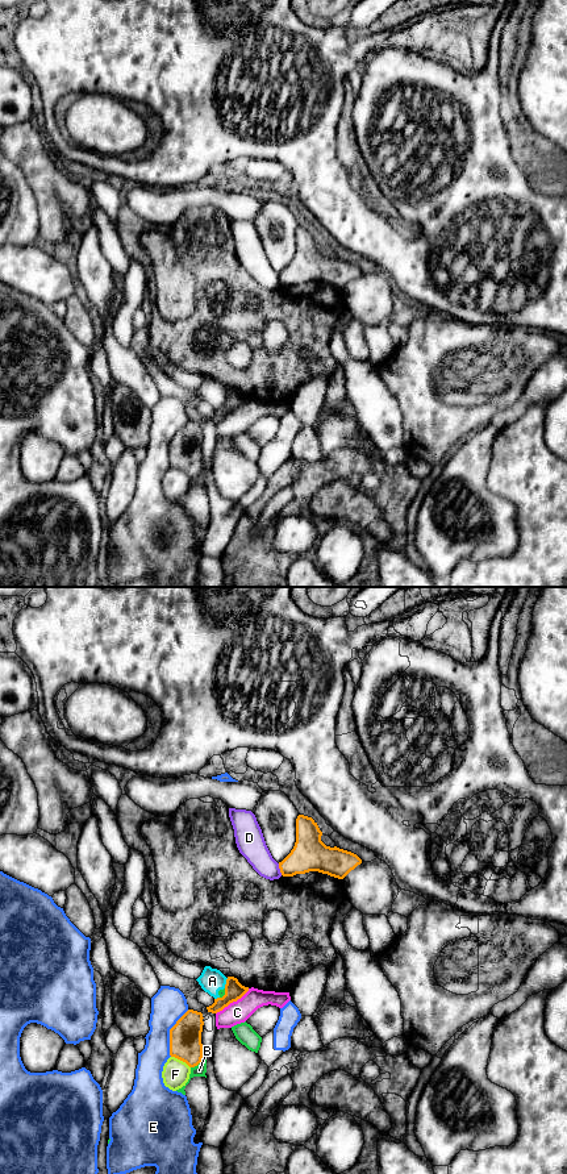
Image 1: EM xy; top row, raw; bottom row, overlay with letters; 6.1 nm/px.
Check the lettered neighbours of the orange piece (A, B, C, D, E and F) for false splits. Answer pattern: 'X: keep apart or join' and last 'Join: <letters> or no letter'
A: keep apart
B: keep apart
C: keep apart
D: keep apart
E: keep apart
F: keep apart
Join: no letter

